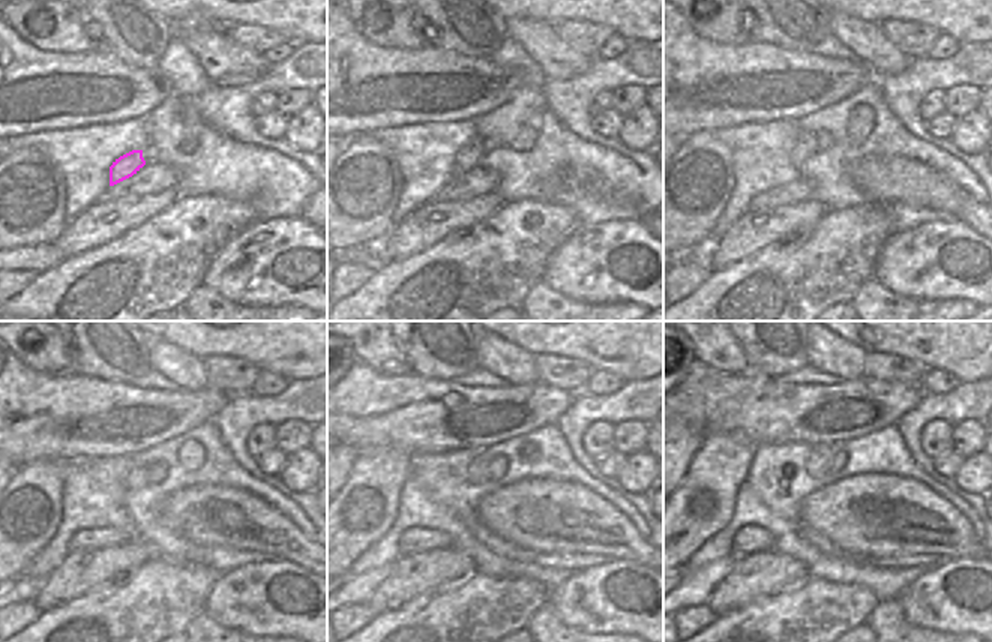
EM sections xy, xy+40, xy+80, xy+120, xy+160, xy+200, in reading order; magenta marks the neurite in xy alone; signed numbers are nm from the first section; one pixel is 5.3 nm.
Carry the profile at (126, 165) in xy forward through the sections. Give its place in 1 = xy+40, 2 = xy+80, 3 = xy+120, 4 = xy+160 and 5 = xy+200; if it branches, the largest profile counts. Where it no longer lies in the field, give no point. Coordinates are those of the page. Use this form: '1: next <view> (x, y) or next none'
1: next xy+40 (468, 158)
2: next xy+80 (806, 146)
3: next xy+120 (135, 480)
4: next xy+160 (477, 468)
5: next xy+200 (818, 462)

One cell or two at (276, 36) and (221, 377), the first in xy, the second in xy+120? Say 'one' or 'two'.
one

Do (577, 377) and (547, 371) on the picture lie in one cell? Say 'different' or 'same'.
same

